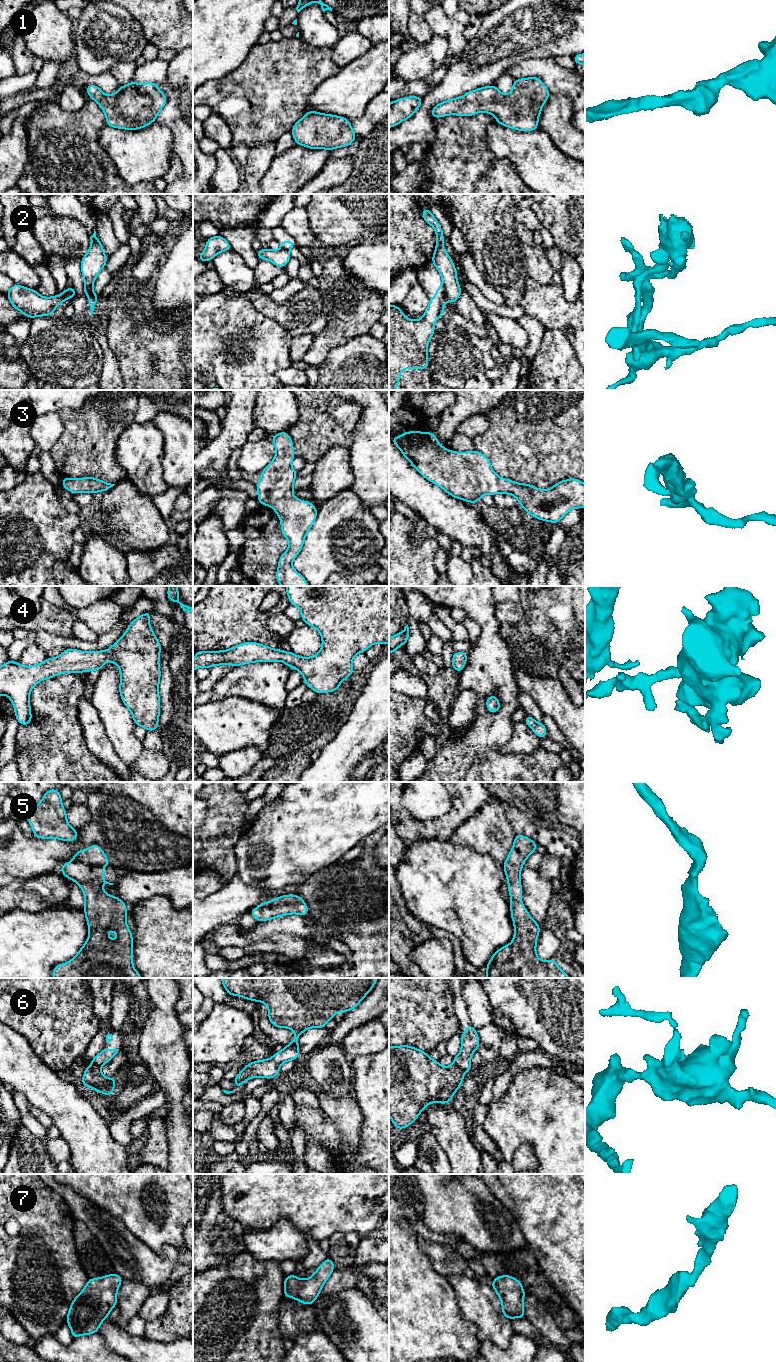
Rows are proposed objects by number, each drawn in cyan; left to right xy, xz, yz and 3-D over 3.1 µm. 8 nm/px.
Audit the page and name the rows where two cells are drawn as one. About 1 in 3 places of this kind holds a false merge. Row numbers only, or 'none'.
2, 6

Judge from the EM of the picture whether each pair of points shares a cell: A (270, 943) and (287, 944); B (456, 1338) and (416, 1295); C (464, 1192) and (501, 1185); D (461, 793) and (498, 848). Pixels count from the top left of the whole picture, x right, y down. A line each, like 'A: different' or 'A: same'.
A: same
B: same
C: different
D: different

